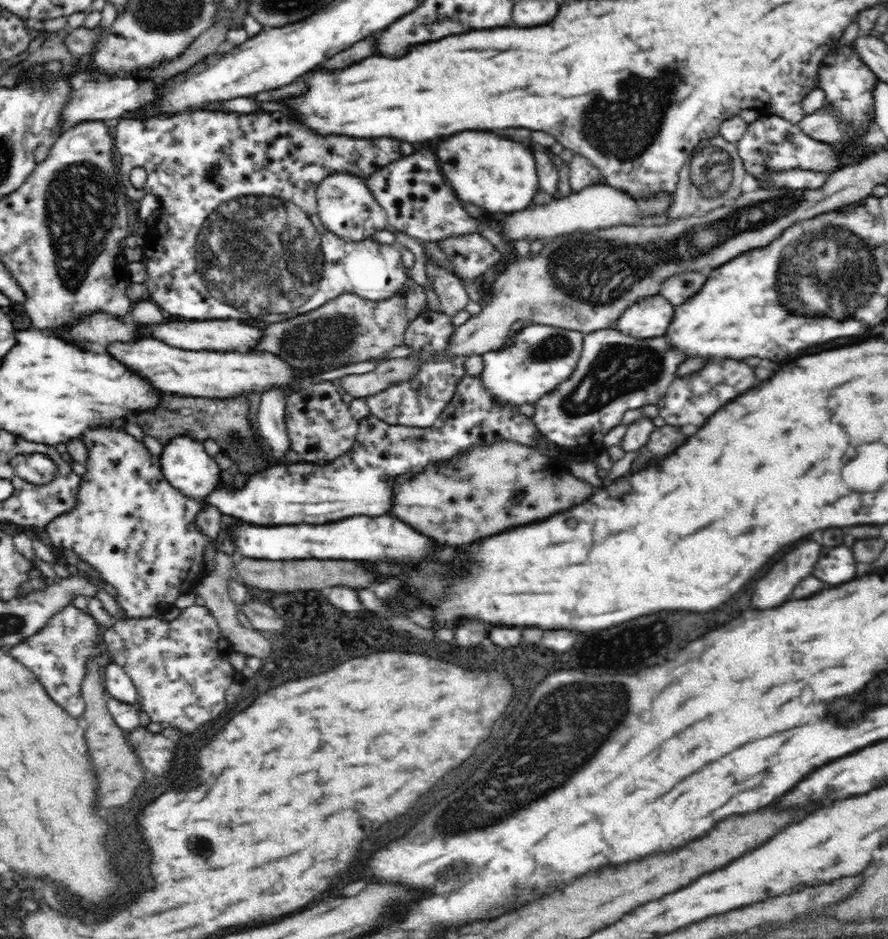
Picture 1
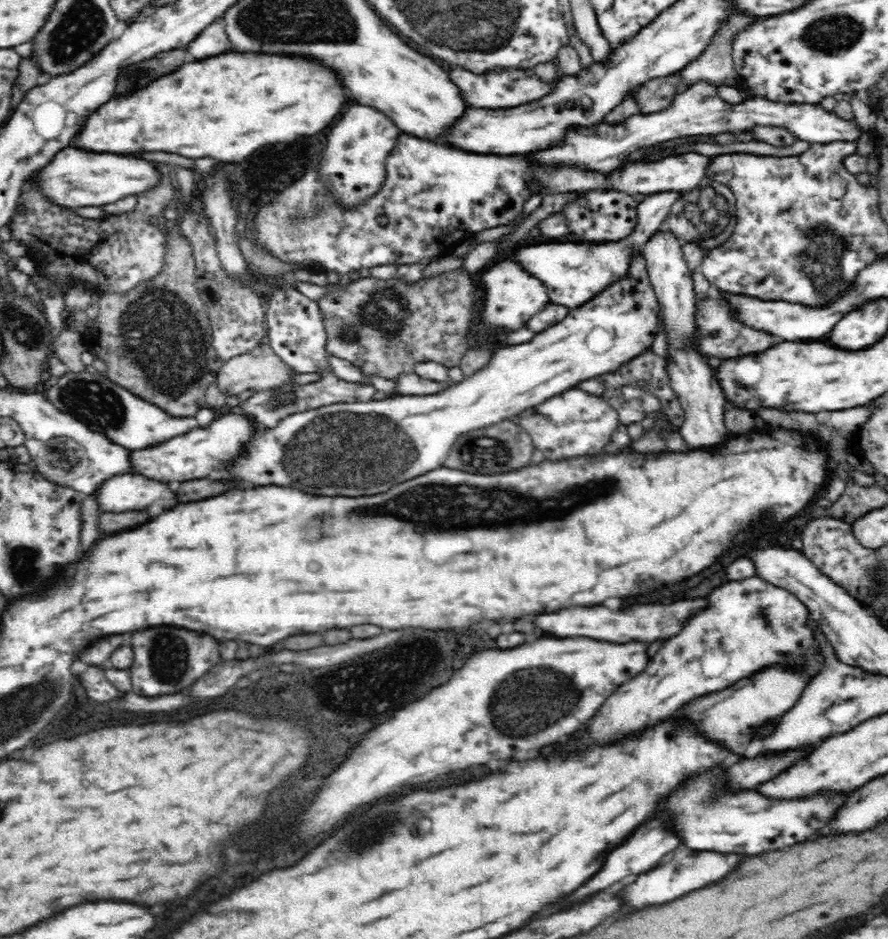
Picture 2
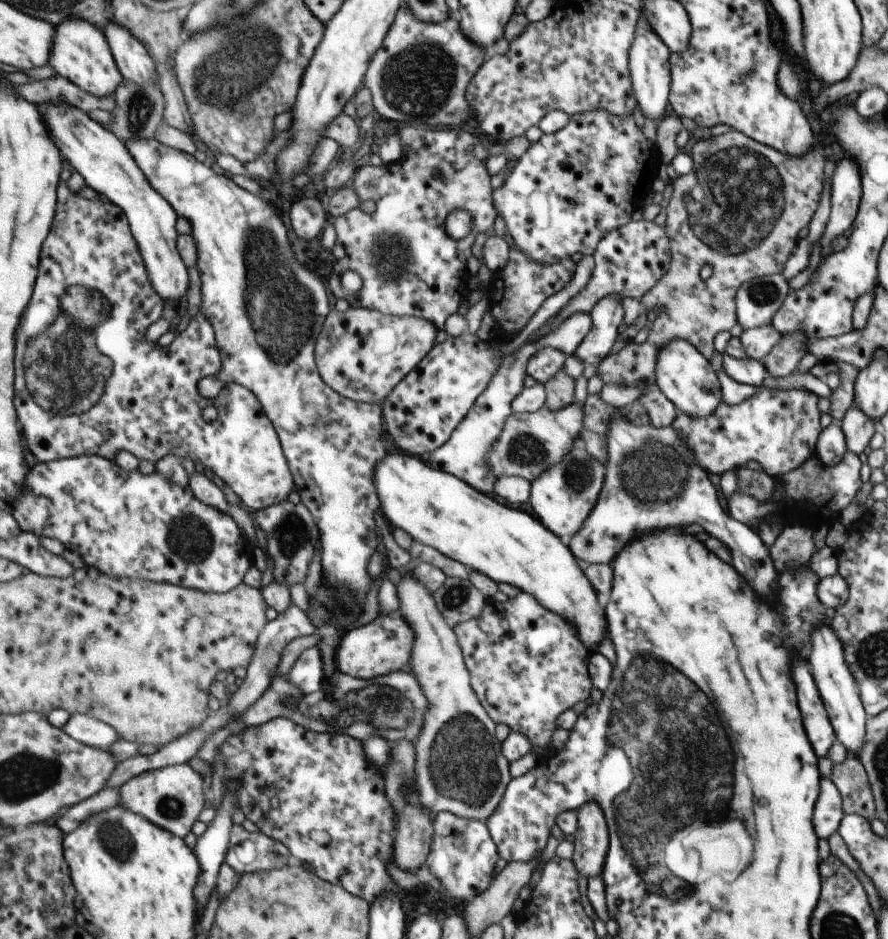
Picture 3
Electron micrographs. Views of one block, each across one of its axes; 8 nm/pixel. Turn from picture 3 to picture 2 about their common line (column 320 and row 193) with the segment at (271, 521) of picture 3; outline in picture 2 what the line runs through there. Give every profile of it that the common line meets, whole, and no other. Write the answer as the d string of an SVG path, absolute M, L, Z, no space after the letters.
M696 80L690 88L682 90L682 94L676 96L674 104L656 114L634 114L628 116L626 122L622 124L604 124L604 122L594 122L594 124L570 124L562 130L562 136L544 146L544 148L534 148L530 152L518 154L518 160L522 156L524 160L524 188L528 196L540 194L546 196L552 192L550 186L544 184L546 176L552 176L556 170L574 170L582 174L592 174L598 178L612 176L616 170L622 168L624 158L630 156L630 152L652 148L656 144L664 144L674 138L682 138L688 134L716 134L716 132L742 132L744 128L752 124L768 124L768 126L782 126L796 136L798 142L804 144L830 144L832 140L842 140L842 138L854 138L864 134L858 124L844 122L840 120L834 112L826 112L822 106L802 106L802 104L776 104L762 100L758 96L744 100L738 106L728 106L718 98L718 86L710 84L708 80Z

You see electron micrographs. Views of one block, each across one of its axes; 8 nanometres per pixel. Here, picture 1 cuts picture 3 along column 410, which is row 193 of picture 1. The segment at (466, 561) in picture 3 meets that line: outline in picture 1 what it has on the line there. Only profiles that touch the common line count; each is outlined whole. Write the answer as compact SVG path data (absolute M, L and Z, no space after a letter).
M458 132L438 144L436 150L446 182L456 190L460 200L482 206L484 212L516 214L532 208L532 200L540 190L534 154L512 140L504 140L492 132Z

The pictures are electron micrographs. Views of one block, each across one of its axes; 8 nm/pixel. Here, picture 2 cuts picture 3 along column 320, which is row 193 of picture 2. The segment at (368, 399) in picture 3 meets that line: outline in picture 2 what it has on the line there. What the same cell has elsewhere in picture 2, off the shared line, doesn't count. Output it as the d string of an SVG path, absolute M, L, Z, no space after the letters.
M364 104L348 106L338 124L330 130L326 154L320 164L324 176L330 180L340 200L344 202L362 200L380 186L384 174L382 164L386 160L386 154L394 148L398 136L402 136L402 132L386 112Z

